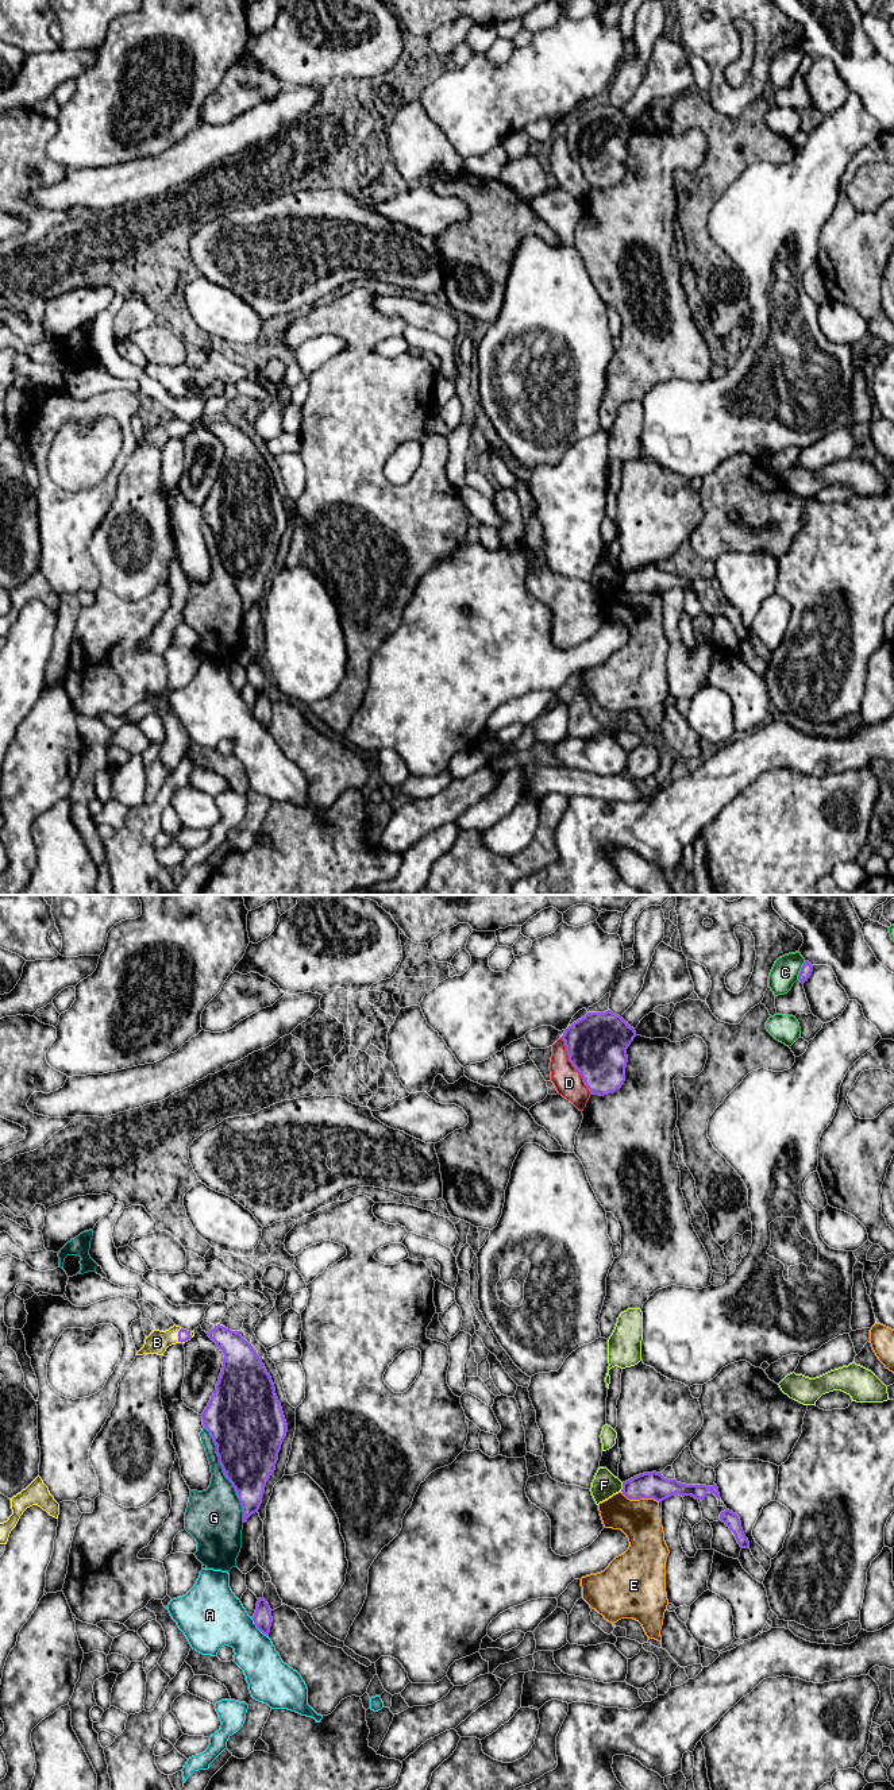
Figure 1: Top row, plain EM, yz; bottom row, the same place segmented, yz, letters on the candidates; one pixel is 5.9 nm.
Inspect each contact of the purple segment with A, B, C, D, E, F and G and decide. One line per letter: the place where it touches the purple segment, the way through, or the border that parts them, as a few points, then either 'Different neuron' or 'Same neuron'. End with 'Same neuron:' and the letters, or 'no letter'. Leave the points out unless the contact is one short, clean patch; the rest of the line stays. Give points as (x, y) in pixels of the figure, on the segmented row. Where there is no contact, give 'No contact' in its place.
A: Touches purple at yz (258, 1628). Different neuron
B: Touches purple at yz (187, 1339). Path across: yz (184, 1335), (187, 1339), (157, 1342). Same neuron
C: Touches purple at yz (800, 971). Different neuron
D: Touches purple at yz (573, 1065). Different neuron
E: Touches purple at yz (640, 1497). Different neuron
F: Touches purple at yz (623, 1486). Different neuron
G: Touches purple at yz (224, 1474). Different neuron
Same neuron: B

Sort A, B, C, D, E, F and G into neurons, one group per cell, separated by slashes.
A / B / C / D / E / F / G

